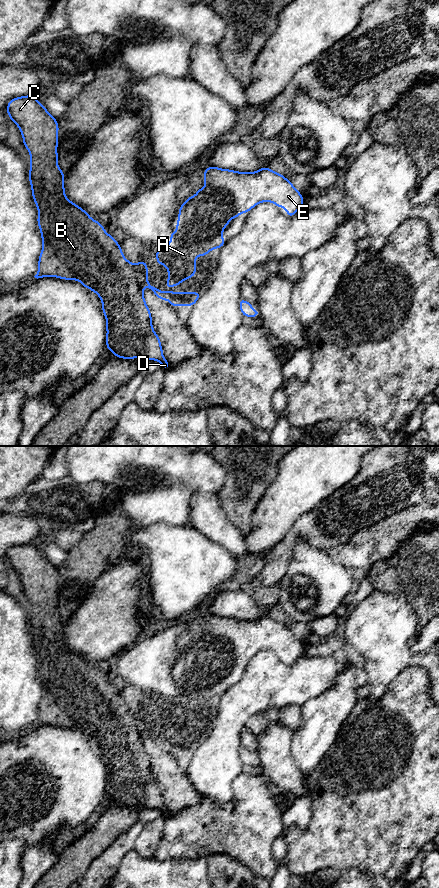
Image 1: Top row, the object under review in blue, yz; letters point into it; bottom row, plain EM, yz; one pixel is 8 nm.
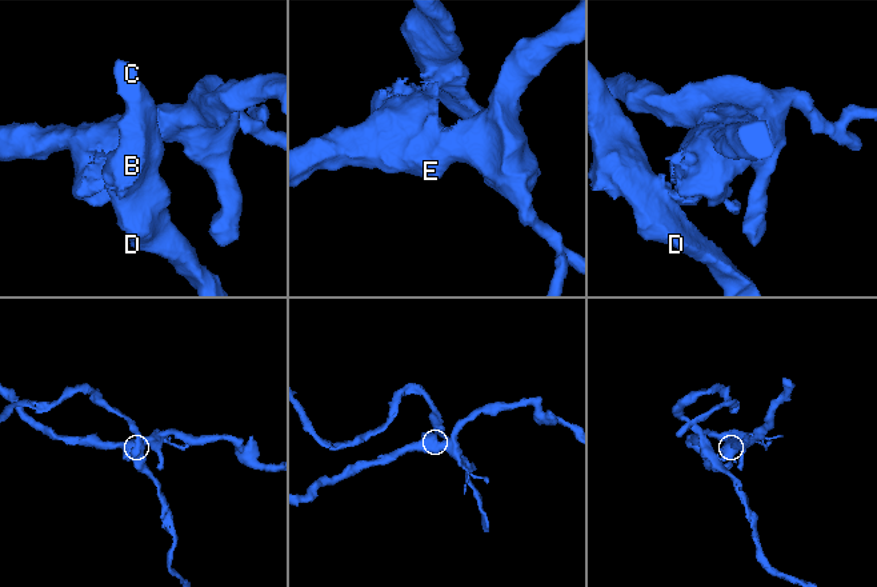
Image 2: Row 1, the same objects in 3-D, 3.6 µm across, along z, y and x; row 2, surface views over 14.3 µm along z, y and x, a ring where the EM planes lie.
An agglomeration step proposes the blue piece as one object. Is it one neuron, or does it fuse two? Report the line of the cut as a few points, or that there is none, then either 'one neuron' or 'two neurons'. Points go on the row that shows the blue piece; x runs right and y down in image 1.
cut yz (170, 243), (190, 243), (201, 249), (209, 250); two neurons

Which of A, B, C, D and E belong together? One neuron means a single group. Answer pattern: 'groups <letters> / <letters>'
groups A B C D / E

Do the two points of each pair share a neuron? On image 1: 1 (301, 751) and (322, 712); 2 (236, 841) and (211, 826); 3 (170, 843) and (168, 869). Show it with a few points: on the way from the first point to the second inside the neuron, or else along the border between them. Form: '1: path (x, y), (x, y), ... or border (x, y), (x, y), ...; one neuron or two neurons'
1: path (311, 741), (316, 735), (321, 722); one neuron
2: path (230, 835), (223, 828), (217, 828); one neuron
3: border (153, 857), (158, 859), (193, 858); two neurons

